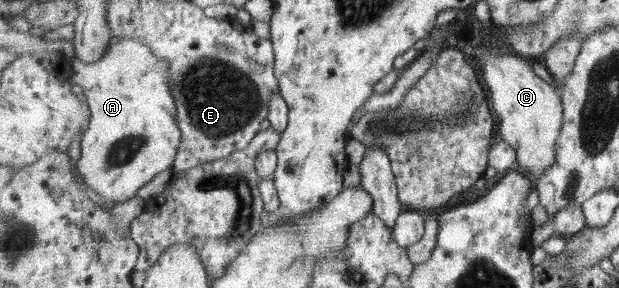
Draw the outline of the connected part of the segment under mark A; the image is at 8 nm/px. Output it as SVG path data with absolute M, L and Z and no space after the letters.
M126 37L117 43L112 41L108 50L104 53L104 56L96 62L84 62L78 56L74 56L72 61L72 81L75 82L76 85L80 85L86 92L86 97L88 98L87 102L90 106L90 114L92 114L90 127L88 127L88 131L86 131L81 138L81 154L76 168L85 178L85 181L103 196L104 200L113 200L116 203L126 202L126 200L134 198L136 192L138 192L140 188L144 188L148 182L152 182L160 172L173 169L176 155L178 155L181 142L183 142L182 130L180 130L180 126L178 126L178 108L176 108L176 100L174 100L174 94L172 94L172 88L170 88L171 80L169 78L171 78L171 62L168 59L156 56L151 46L148 46L140 39L129 39Z

